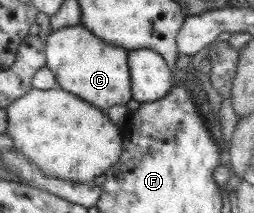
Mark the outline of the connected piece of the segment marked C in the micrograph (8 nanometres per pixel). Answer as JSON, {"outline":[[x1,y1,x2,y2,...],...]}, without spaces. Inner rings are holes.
{"outline":[[78,24,50,31,46,44,46,67,52,72,57,88,74,94,99,110,115,104,125,105,129,96,130,70,127,70,128,51,111,46]]}

